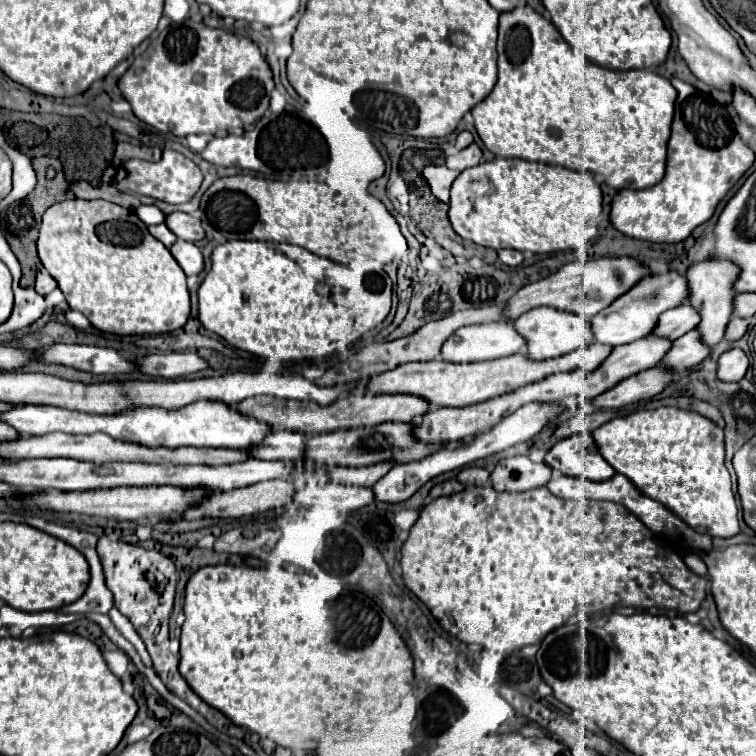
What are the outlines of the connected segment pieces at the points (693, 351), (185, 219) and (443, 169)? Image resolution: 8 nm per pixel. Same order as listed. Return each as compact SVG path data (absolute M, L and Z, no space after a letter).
M692 329L690 333L672 341L672 351L668 351L668 355L658 365L666 367L670 371L682 371L682 369L688 369L688 367L694 367L696 363L700 363L708 353L710 353L710 347L706 347L700 341L698 331Z
M182 211L170 213L170 215L166 217L166 225L168 225L168 229L170 229L174 235L178 235L178 237L184 239L184 241L196 243L196 241L202 241L202 239L206 237L206 233L204 233L204 229L202 229L202 221L200 221L200 219L194 219L194 217L188 215L188 213L182 213Z
M430 165L430 167L424 167L422 175L428 181L428 185L430 185L432 193L436 195L436 199L448 203L448 199L450 199L450 187L452 187L458 171L452 171L446 165L440 165L440 167L438 165Z

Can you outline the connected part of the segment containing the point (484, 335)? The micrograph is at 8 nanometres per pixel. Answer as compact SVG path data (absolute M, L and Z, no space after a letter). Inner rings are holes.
M486 323L458 329L440 349L440 359L450 363L490 361L516 355L524 347L524 339L514 331L512 323Z

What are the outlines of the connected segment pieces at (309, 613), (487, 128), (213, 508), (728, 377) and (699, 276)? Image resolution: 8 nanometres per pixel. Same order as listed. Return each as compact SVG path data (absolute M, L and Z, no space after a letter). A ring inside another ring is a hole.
M212 565L212 567L198 569L188 579L184 615L186 615L186 621L182 625L182 635L180 635L180 657L182 657L180 673L186 679L186 683L210 707L216 707L218 711L222 711L234 725L246 727L258 733L260 737L272 739L274 743L288 749L316 749L322 737L326 737L332 731L336 731L336 735L342 731L352 731L352 733L366 731L370 727L370 721L374 721L378 715L392 713L400 705L402 697L412 689L414 663L404 639L370 597L358 591L352 591L346 585L334 585L300 571L296 573L296 571L268 569L268 567L254 569L254 567L236 567L236 565Z
M530 5L500 15L497 38L497 82L492 93L472 109L476 131L496 157L518 157L586 173L600 173L616 191L648 189L666 173L666 151L674 115L676 89L668 79L646 71L612 71L578 55L556 27Z
M262 481L250 487L216 493L196 503L196 511L210 519L238 519L256 515L274 507L282 507L290 501L294 485L288 481Z
M730 349L718 359L718 377L722 381L740 381L746 375L748 357L742 349Z
M702 261L690 267L688 271L688 287L690 287L690 295L688 295L688 303L692 307L696 307L696 311L700 311L700 323L698 323L698 331L700 335L704 335L704 343L712 343L712 347L724 337L724 329L730 321L732 315L732 297L734 297L734 281L738 277L738 267L730 261Z

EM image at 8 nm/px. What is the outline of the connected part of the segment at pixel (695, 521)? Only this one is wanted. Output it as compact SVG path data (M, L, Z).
M660 407L614 417L594 433L600 455L646 497L662 503L698 533L732 537L740 531L738 507L724 465L724 431L700 413Z

